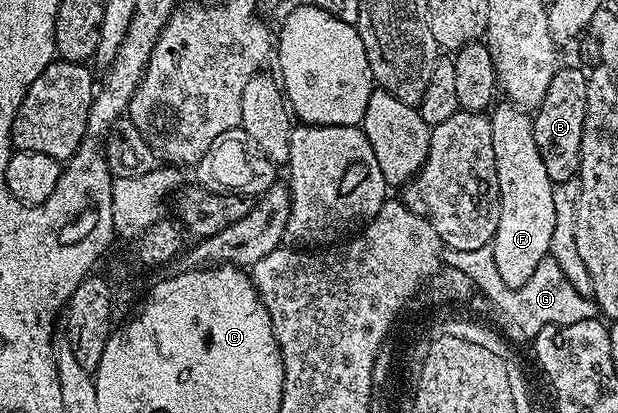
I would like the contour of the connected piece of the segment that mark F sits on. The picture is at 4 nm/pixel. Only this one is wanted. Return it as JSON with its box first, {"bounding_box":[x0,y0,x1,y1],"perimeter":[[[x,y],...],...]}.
{"bounding_box":[491,99,555,288],"perimeter":[[[505,99],[491,109],[491,143],[495,143],[495,171],[499,175],[499,227],[493,236],[493,258],[503,283],[511,288],[527,283],[539,263],[549,257],[551,235],[555,235],[555,182],[543,167],[535,147],[533,118],[520,105]]]}

